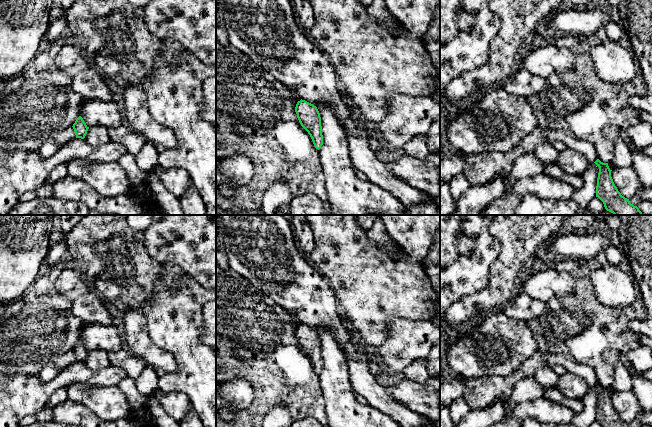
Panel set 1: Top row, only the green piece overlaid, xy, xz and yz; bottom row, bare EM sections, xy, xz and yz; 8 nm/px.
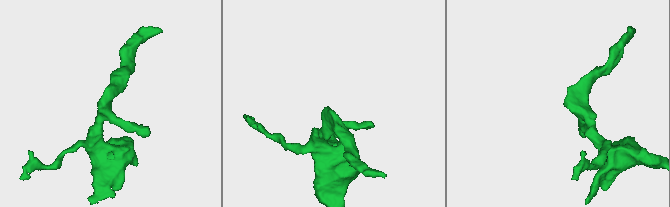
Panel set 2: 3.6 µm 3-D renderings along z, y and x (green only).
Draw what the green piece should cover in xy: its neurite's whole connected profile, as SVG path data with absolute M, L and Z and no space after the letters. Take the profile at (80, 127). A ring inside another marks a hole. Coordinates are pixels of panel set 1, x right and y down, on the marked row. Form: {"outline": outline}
{"outline": "M79 116L75 123L73 124L73 129L75 131L76 138L84 139L89 127L84 122L83 118Z"}

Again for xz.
{"outline": "M301 99L296 104L295 112L301 126L308 132L315 148L319 150L323 145L323 135L317 107Z"}

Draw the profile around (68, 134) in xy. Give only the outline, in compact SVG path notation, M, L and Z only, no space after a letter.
M72 126L69 128L66 128L65 130L63 130L60 133L56 133L53 136L53 139L55 142L63 143L63 144L67 143L68 141L70 141L74 138L76 138L76 135L75 135L75 131Z

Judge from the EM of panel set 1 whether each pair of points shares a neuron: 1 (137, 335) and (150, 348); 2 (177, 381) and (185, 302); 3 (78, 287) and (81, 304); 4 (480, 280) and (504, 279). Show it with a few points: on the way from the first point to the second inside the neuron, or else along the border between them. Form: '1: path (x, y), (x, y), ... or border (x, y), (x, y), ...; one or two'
1: path (140, 338), (147, 345); one
2: path (185, 361), (185, 322); one
3: border (91, 290), (82, 293), (72, 301); two
4: border (496, 258), (490, 267), (489, 284), (470, 295); two

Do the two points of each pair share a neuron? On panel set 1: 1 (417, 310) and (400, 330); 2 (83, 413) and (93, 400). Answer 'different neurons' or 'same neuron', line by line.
1: different neurons
2: different neurons

